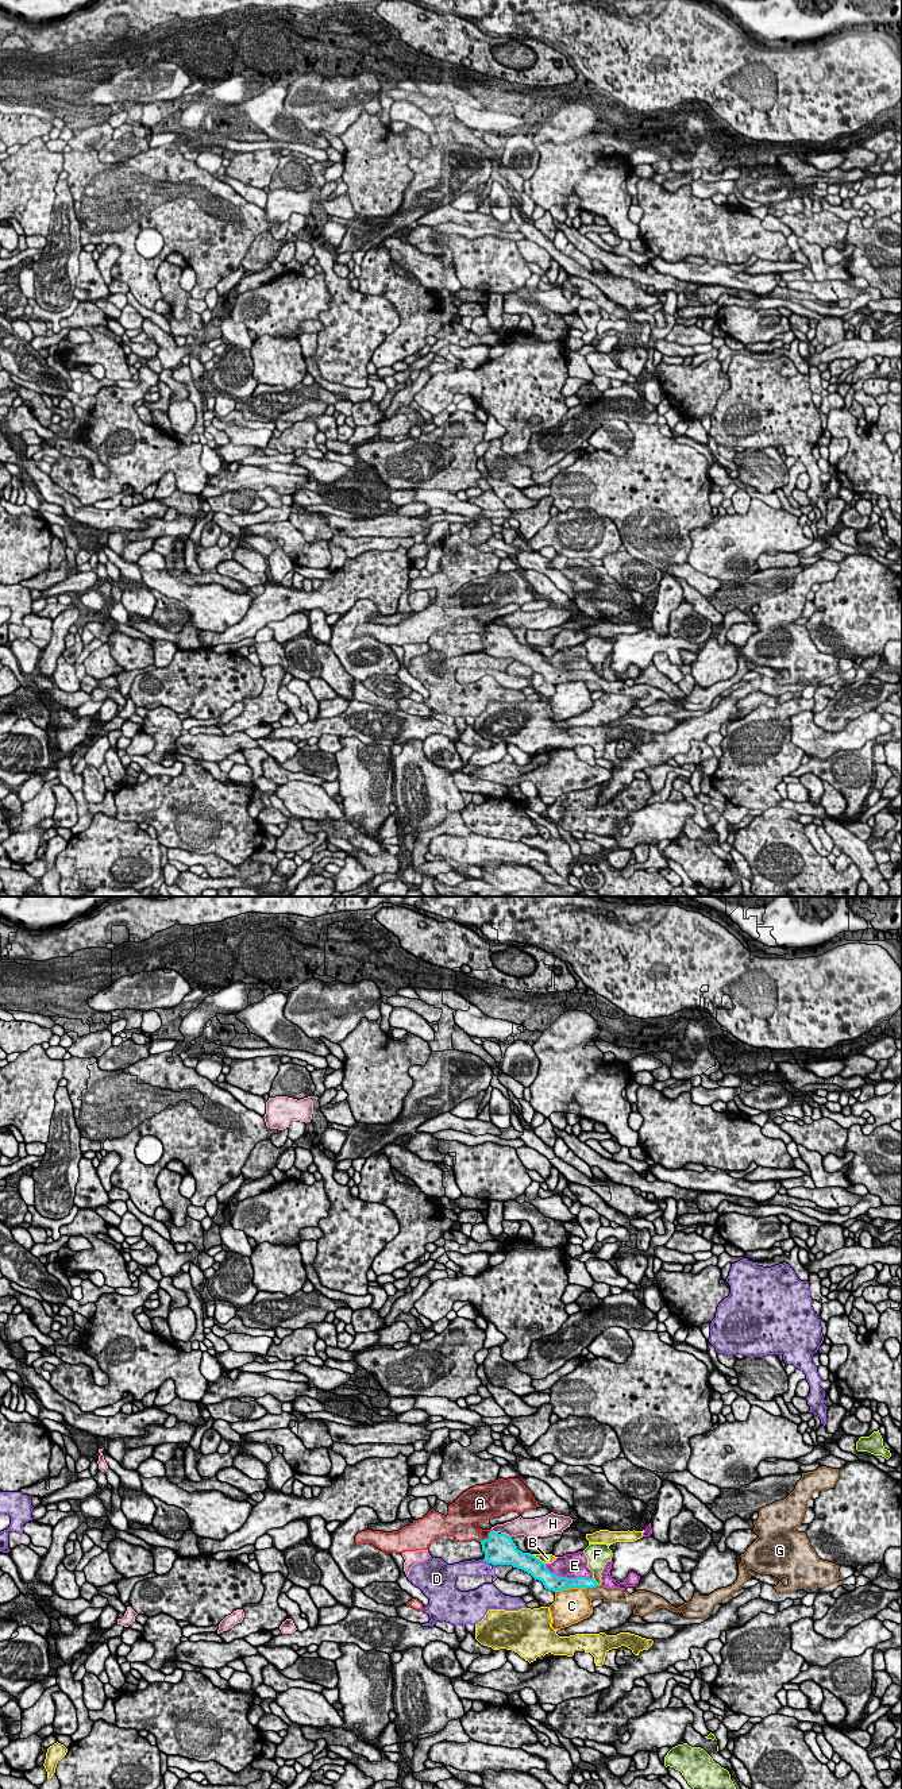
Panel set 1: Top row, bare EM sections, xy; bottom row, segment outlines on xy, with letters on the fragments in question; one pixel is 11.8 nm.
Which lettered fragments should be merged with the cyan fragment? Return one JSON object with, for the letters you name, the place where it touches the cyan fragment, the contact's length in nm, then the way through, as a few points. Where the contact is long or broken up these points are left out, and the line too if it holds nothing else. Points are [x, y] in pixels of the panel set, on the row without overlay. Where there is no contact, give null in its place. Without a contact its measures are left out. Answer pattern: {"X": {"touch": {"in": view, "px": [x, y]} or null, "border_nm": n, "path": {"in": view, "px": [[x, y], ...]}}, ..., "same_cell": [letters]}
{"G": {"touch": {"in": "xy", "px": [592, 679]}, "border_nm": 180}, "same_cell": ["G"]}

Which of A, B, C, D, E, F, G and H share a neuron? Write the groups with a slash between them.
A / B / C / D / E / F / G / H

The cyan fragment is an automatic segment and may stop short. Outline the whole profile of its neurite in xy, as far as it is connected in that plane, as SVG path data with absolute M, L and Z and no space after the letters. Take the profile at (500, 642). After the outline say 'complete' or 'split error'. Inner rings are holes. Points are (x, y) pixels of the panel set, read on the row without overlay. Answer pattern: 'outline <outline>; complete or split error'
outline M826 559L802 566L795 582L786 591L760 601L759 610L753 614L753 624L759 631L740 648L737 672L731 679L717 682L709 689L695 685L689 695L678 701L651 685L637 683L629 687L625 682L598 678L593 671L559 670L551 666L539 651L519 643L506 626L490 624L489 631L479 635L485 645L483 653L521 662L552 685L583 680L591 693L635 697L633 706L640 709L667 701L676 706L682 705L686 710L708 710L716 697L741 682L743 676L751 671L748 662L772 667L779 672L786 670L787 679L783 679L780 674L774 679L780 686L794 685L802 679L824 680L839 674L840 659L822 653L810 639L806 626L795 622L801 618L812 586L833 581L837 572L839 562Z; split error

